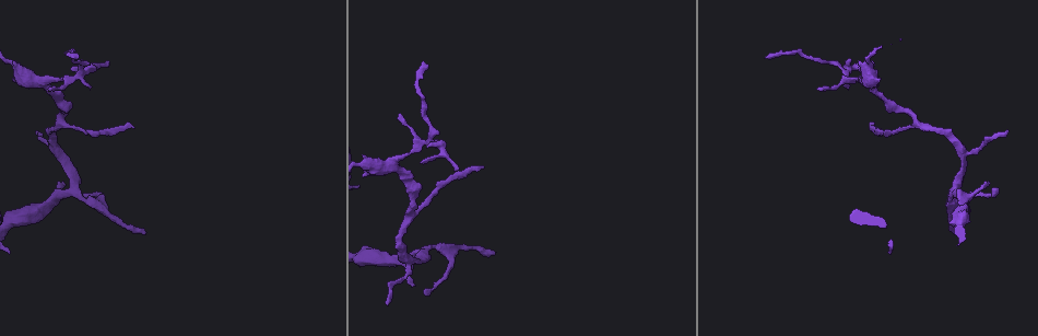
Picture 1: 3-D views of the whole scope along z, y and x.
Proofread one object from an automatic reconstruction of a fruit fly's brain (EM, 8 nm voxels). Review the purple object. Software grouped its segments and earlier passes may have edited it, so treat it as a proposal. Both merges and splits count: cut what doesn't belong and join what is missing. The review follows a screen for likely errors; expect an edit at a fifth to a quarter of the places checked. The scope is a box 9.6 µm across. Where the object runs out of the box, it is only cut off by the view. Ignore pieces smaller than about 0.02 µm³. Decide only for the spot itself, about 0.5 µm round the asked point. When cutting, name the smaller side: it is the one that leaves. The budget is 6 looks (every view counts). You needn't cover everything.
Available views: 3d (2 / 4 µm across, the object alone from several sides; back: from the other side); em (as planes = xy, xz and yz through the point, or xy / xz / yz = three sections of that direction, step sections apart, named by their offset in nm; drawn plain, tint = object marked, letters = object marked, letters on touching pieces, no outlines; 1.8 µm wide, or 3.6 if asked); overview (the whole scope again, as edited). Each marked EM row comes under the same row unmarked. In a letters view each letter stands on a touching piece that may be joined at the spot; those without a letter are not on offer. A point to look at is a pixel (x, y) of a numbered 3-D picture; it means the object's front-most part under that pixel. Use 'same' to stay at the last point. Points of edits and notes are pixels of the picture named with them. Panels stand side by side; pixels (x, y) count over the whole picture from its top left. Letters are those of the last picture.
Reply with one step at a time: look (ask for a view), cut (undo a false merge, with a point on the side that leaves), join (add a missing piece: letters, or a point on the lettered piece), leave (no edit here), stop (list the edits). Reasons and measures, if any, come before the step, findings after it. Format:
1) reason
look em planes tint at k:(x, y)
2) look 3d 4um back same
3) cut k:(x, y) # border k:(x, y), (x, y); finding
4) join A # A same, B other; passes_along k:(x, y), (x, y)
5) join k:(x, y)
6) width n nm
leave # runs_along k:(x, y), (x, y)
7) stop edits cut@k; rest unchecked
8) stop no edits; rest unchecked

look em planes letters at 1:(64, 183)

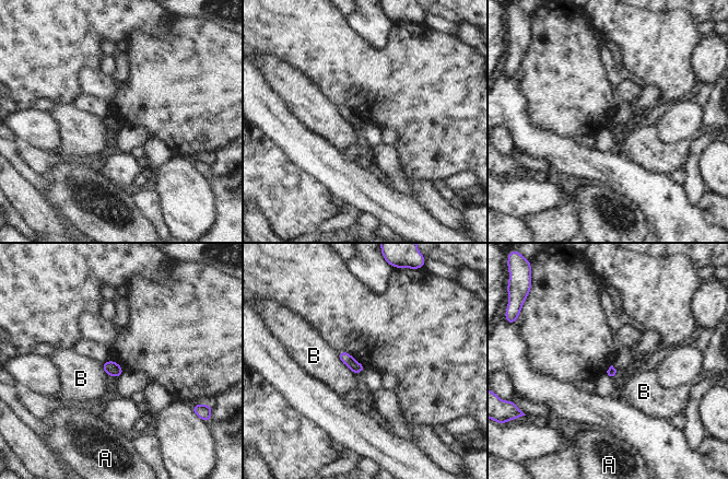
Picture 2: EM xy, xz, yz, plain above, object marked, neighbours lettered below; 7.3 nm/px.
leave # A other, B other; border 2:(338, 351), (338, 358), (354, 374); none of them fits

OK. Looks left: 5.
side arm on a straight run
look em planes tint at 1:(913, 119)

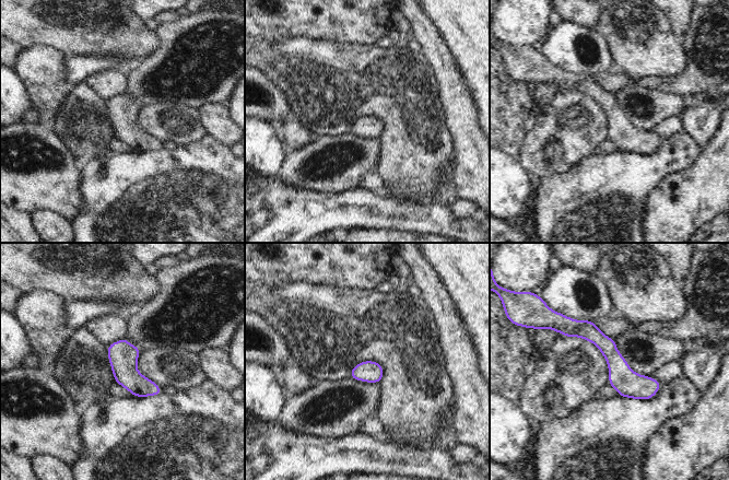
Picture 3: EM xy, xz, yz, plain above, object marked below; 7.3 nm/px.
what lies round it
look em planes letters same

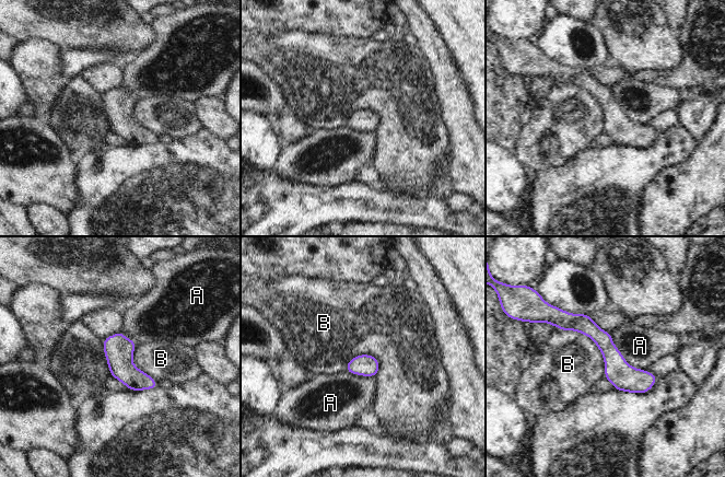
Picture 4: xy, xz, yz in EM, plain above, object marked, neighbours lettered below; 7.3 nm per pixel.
width 160 nm
leave # A other, B other; all the same cell

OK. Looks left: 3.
thin end
look em planes letters at 1:(134, 128)

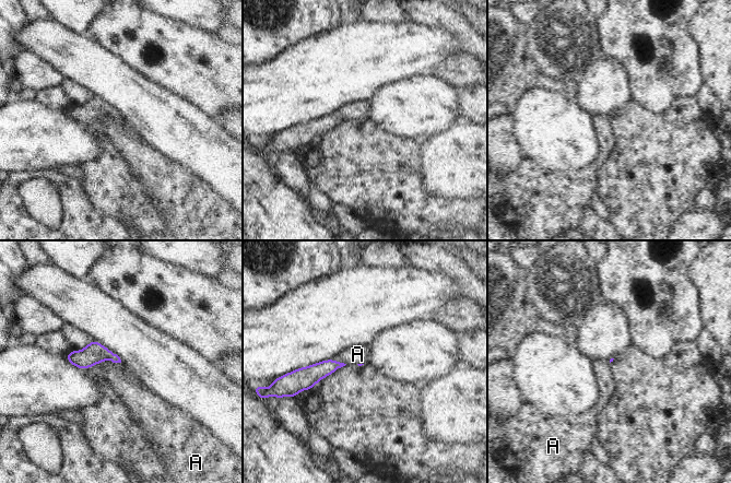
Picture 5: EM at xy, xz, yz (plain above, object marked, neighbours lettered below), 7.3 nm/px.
longest_contact A 180 nm
leave # A other; border 5:(119, 362), (104, 360), (95, 364); no lettered piece goes on from it

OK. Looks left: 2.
stop no edits; rest unchecked

